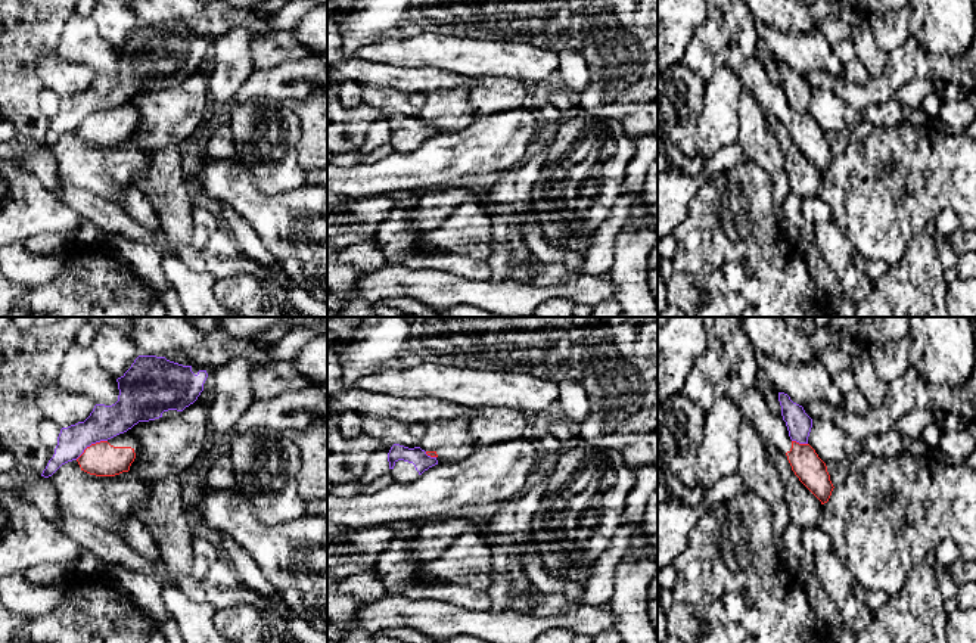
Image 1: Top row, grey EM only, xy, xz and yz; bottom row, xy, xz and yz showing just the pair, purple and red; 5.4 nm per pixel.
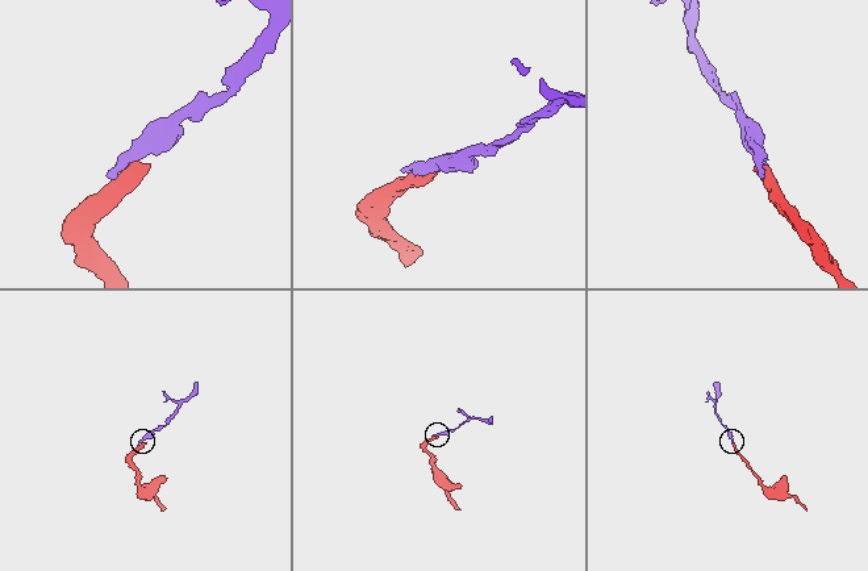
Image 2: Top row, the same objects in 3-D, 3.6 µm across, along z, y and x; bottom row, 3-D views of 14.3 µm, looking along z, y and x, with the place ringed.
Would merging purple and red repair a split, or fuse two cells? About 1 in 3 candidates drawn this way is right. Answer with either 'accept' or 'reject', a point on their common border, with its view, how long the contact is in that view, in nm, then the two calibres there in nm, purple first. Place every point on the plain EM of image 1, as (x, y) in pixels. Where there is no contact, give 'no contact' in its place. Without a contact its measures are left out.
reject; contact xy (90, 114); length 200 nm; calibres 190 and 190 nm

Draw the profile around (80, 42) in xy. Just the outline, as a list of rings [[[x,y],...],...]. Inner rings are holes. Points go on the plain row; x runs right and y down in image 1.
[[[75,12],[63,25],[56,53],[65,60],[91,68],[96,74],[112,75],[119,65],[116,47],[99,34],[93,18]]]

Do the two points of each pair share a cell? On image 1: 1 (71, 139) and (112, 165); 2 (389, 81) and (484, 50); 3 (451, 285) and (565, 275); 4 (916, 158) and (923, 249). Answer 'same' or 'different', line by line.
1: same
2: different
3: different
4: different

